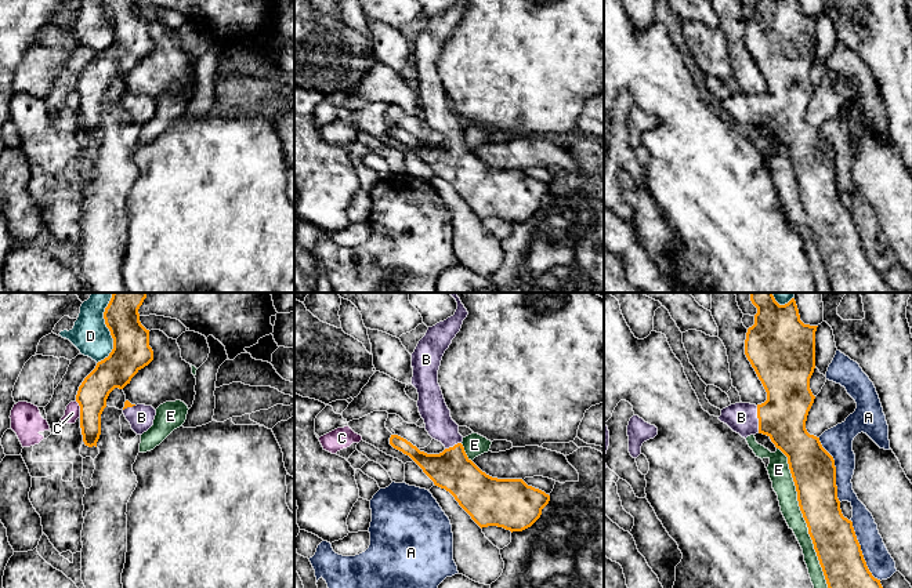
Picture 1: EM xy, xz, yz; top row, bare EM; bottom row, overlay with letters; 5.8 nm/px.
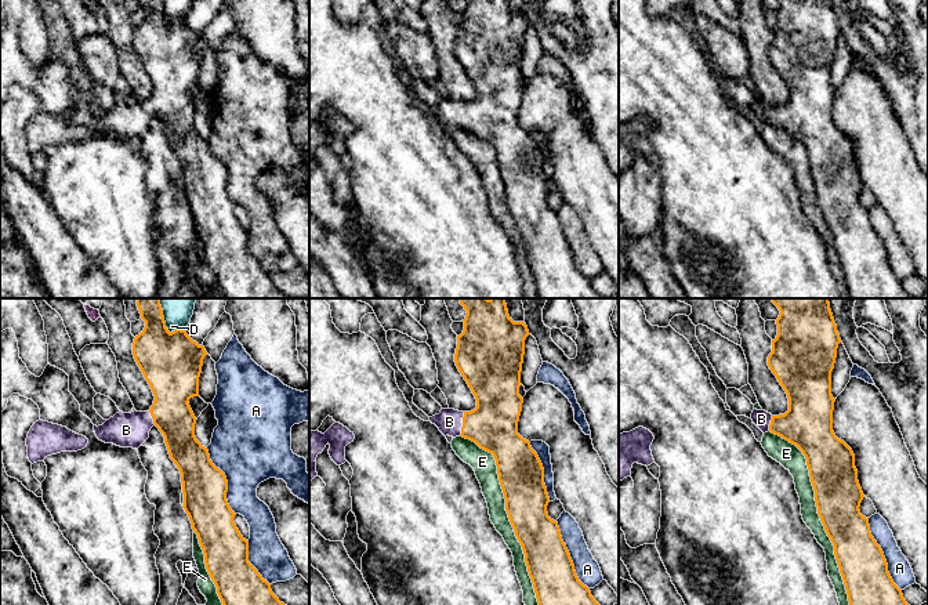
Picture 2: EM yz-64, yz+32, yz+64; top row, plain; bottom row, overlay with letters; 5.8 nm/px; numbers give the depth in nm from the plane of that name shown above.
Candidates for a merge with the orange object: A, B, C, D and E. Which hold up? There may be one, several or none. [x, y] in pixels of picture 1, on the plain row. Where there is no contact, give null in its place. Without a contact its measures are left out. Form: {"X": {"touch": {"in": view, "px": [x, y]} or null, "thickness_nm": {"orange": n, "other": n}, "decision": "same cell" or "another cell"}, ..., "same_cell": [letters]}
{"A": {"touch": {"in": "yz", "px": [835, 160]}, "thickness_nm": {"orange": 260, "other": 170}, "decision": "another cell"}, "B": {"touch": {"in": "yz", "px": [759, 111]}, "thickness_nm": {"orange": 280, "other": 180}, "decision": "same cell"}, "C": {"touch": {"in": "xy", "px": [80, 100]}, "thickness_nm": {"orange": 180, "other": 90}, "decision": "another cell"}, "D": {"touch": {"in": "xy", "px": [112, 28]}, "thickness_nm": {"orange": 220, "other": 220}, "decision": "another cell"}, "E": {"touch": {"in": "yz", "px": [807, 216]}, "thickness_nm": {"orange": 260, "other": 120}, "decision": "another cell"}, "same_cell": ["B"]}

